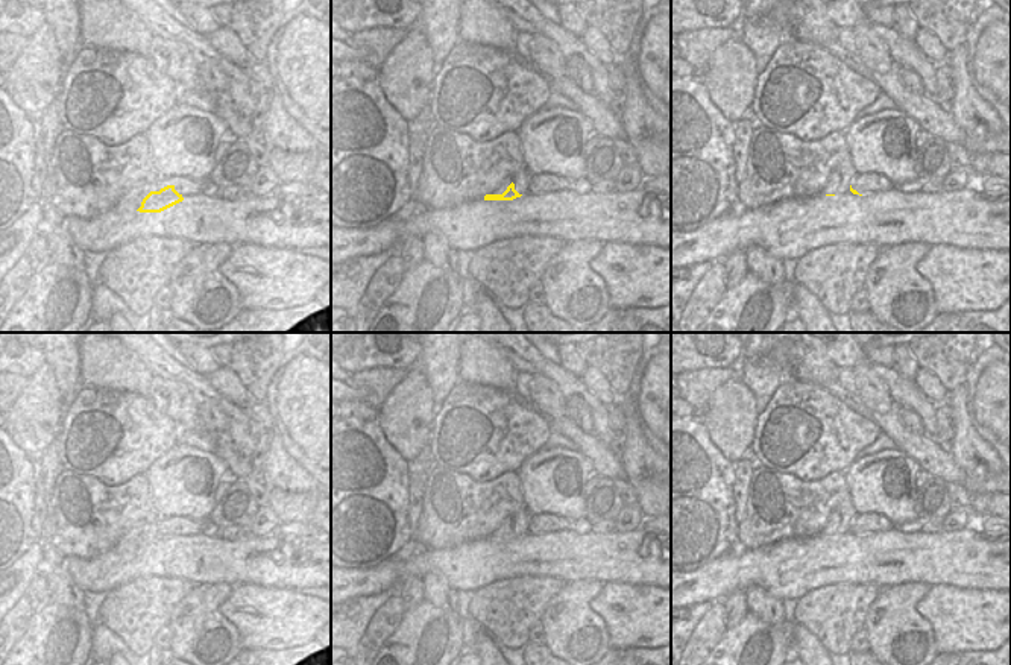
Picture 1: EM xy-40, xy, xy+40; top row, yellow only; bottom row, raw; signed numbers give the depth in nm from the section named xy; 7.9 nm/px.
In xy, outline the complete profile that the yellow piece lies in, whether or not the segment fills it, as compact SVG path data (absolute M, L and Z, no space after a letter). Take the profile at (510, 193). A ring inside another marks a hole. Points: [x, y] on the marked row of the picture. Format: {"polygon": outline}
{"polygon": "M509 158L509 162L504 164L504 172L493 181L484 200L513 200L521 197L522 194L515 190L513 184L516 178L516 170Z"}

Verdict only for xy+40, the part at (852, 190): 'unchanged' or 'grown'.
grown

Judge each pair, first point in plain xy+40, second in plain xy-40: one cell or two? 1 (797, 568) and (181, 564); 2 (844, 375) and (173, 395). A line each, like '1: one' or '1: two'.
1: one
2: one

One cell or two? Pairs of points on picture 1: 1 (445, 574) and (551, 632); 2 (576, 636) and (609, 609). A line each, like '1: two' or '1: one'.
1: two
2: two

